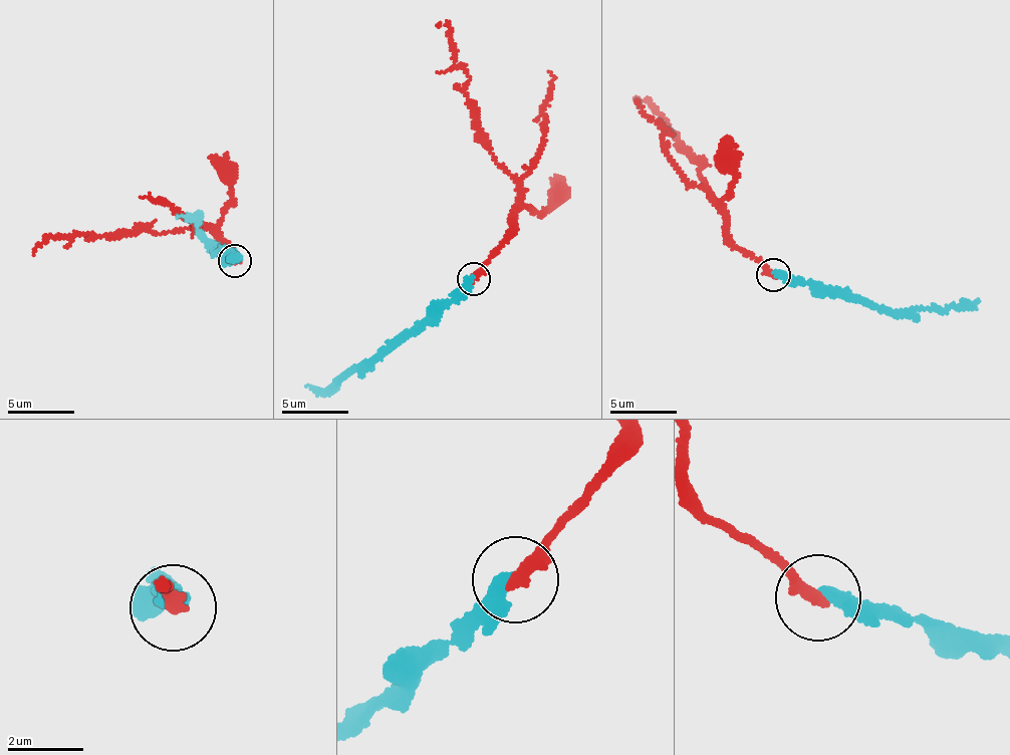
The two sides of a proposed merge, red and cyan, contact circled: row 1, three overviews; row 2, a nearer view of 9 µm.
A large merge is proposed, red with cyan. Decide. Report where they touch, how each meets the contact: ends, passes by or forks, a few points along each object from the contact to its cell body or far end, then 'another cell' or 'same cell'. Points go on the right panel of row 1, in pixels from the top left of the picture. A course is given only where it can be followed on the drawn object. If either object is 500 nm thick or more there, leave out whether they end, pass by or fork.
place (773, 275); red ends; cyan ends; course red (773, 274), (736, 246), (698, 163), (678, 146), (653, 108), (640, 100), (638, 107); course cyan (775, 273), (836, 286), (892, 310), (967, 307), (978, 302); another cell

